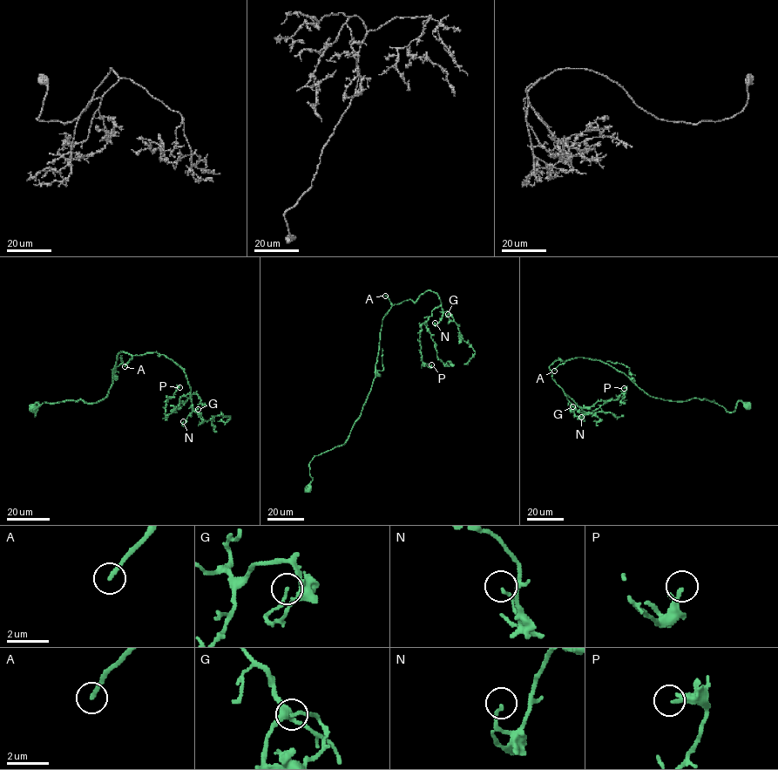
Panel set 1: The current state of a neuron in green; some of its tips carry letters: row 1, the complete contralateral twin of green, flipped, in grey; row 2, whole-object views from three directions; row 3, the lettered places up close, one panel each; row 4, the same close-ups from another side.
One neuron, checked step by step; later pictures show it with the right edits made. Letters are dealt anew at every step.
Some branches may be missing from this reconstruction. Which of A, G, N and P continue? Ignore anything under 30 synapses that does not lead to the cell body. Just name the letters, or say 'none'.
A

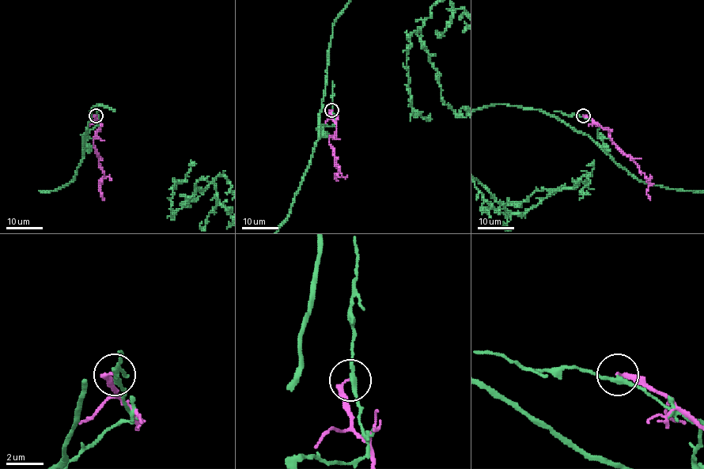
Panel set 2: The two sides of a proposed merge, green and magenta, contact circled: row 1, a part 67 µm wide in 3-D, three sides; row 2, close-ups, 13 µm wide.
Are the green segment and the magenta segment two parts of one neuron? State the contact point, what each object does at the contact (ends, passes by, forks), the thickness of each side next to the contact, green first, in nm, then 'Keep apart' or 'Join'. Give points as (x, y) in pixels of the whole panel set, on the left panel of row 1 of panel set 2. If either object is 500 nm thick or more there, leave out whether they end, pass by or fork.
Place: (96, 115). At the ring green passes by. At the ring magenta ends. Thickness 240 nm (green) against 240 nm. Keep apart

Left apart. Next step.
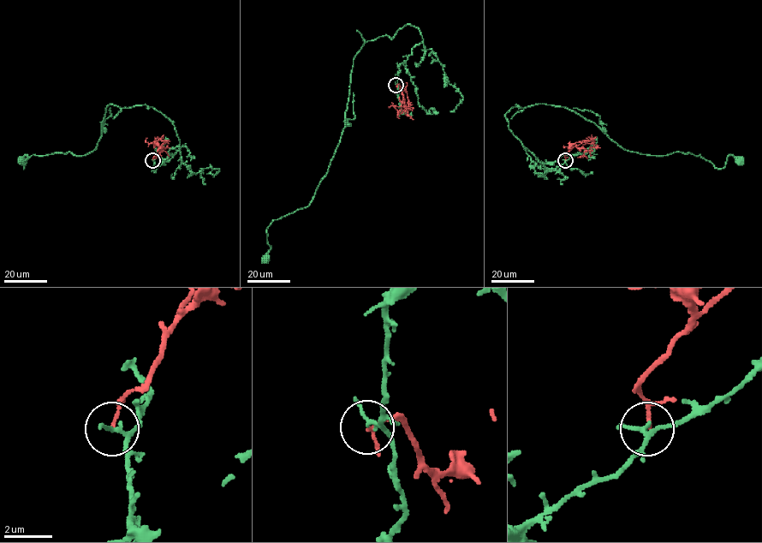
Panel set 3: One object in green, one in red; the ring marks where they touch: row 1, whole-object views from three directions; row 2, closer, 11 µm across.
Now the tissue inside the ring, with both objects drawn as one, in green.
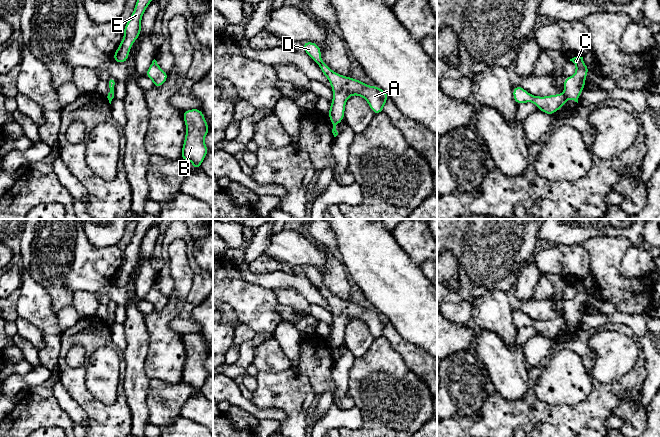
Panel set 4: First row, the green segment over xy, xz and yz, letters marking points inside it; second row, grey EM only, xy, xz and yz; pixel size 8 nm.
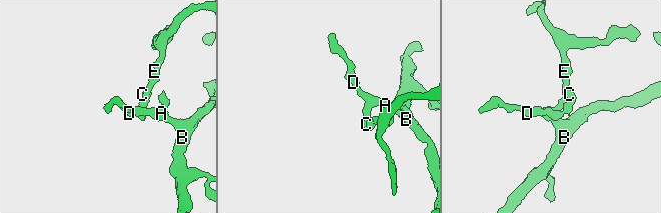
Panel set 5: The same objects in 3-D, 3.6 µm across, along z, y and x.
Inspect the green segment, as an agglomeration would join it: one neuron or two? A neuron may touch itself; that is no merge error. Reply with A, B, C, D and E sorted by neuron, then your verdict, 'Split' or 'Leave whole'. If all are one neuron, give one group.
Groups: A B D / C E. Split

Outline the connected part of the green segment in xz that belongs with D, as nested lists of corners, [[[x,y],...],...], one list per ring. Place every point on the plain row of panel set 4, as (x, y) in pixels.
[[[303,266],[303,273],[316,285],[323,298],[327,301],[333,314],[333,324],[330,328],[329,342],[332,349],[339,348],[344,344],[345,329],[348,322],[352,319],[363,321],[369,328],[374,338],[383,336],[385,326],[388,323],[386,315],[377,310],[369,310],[357,303],[345,301],[330,293],[329,290],[320,282],[321,273],[314,266]]]

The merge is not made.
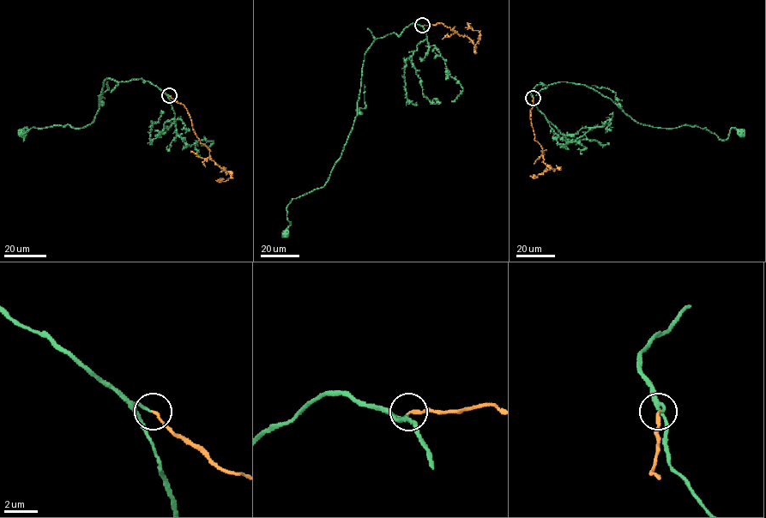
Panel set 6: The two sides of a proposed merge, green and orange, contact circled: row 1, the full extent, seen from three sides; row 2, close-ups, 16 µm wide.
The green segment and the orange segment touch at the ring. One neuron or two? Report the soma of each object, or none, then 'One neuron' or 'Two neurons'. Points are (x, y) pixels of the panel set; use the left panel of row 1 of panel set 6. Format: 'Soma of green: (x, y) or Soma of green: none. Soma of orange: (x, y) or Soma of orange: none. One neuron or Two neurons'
Soma of green: (21, 133). Soma of orange: none. One neuron

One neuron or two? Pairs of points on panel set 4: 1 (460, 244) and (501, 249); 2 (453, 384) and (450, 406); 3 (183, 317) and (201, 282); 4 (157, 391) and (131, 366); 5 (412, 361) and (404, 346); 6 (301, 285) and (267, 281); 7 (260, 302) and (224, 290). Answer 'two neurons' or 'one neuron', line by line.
1: one neuron
2: one neuron
3: one neuron
4: two neurons
5: one neuron
6: one neuron
7: one neuron

